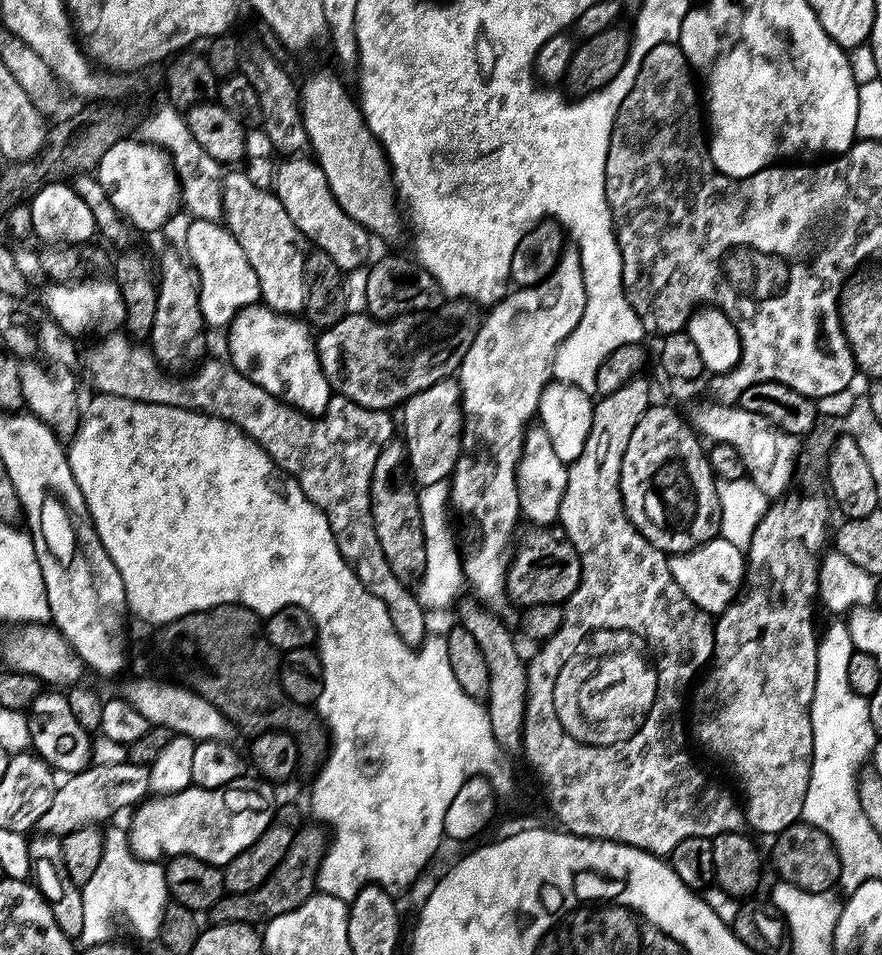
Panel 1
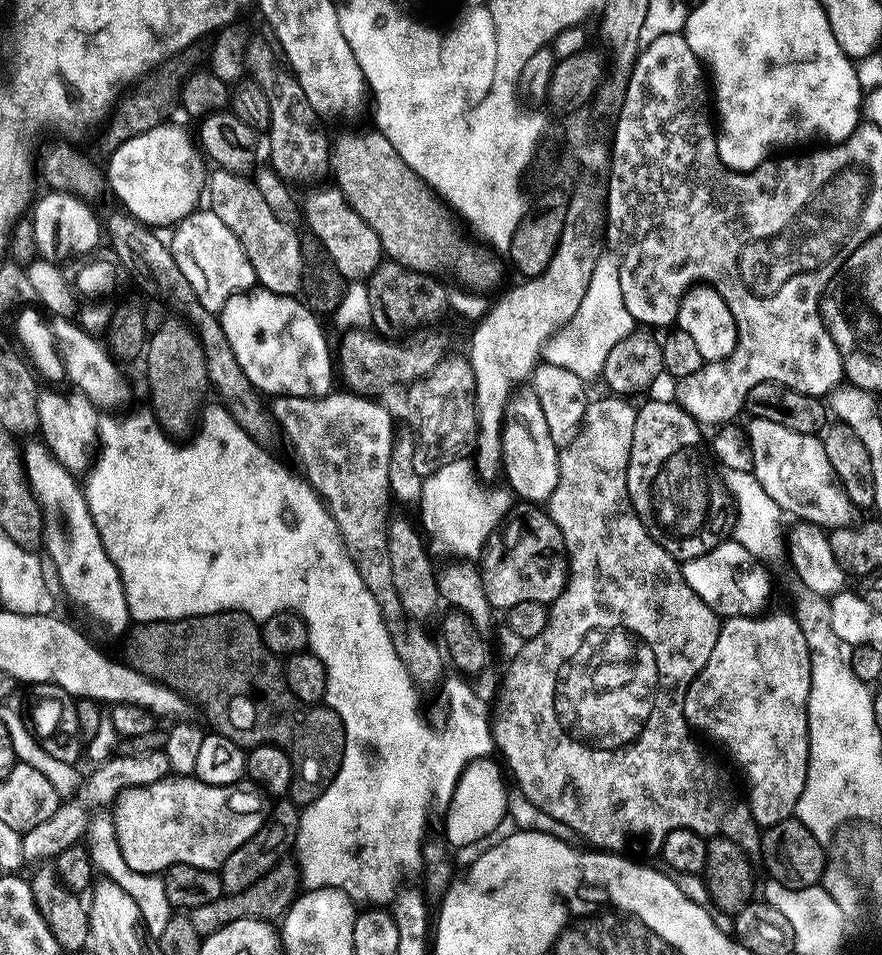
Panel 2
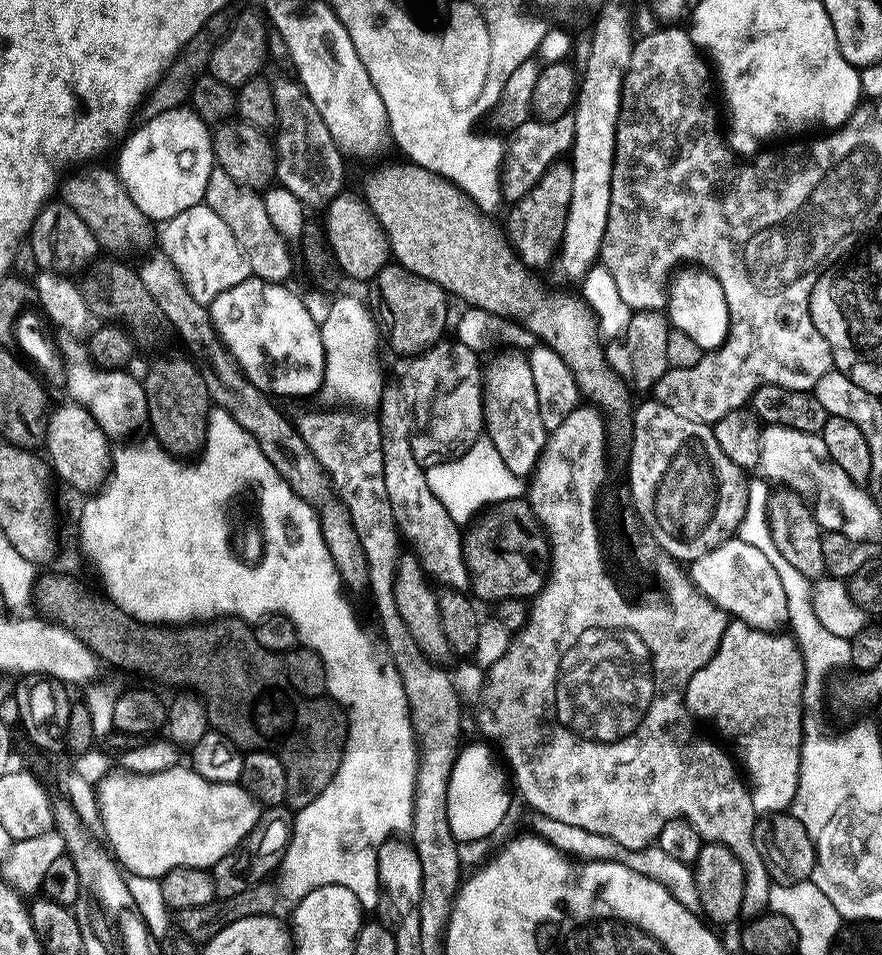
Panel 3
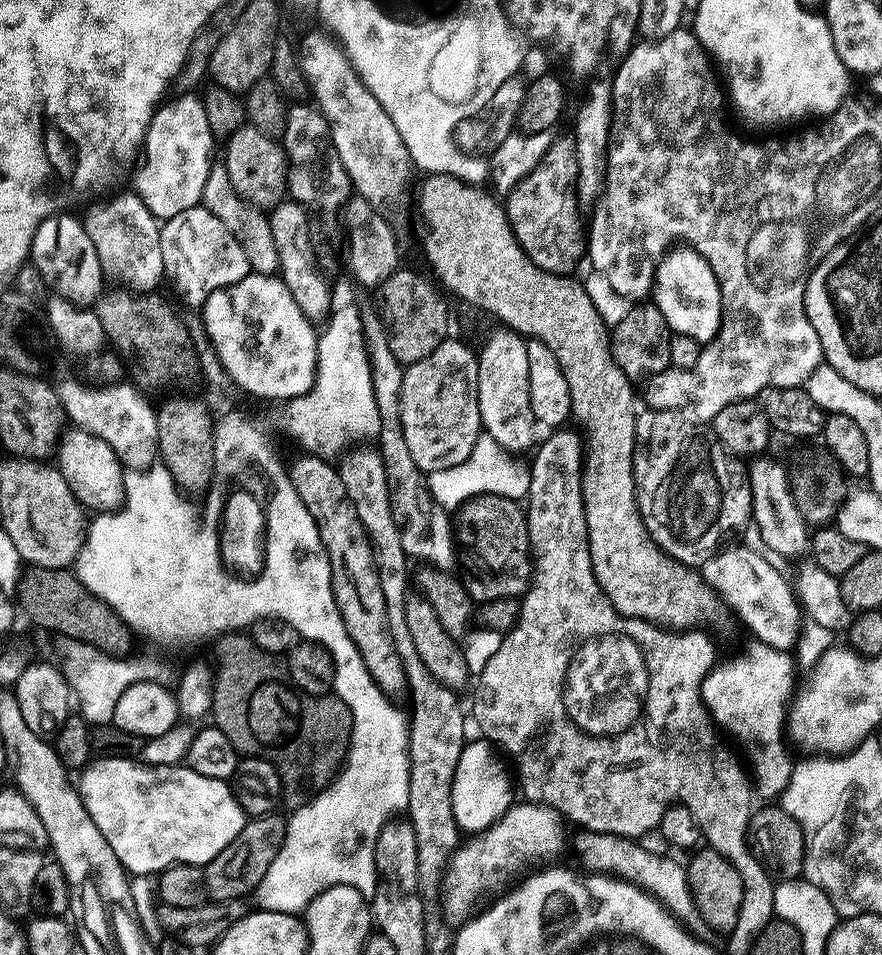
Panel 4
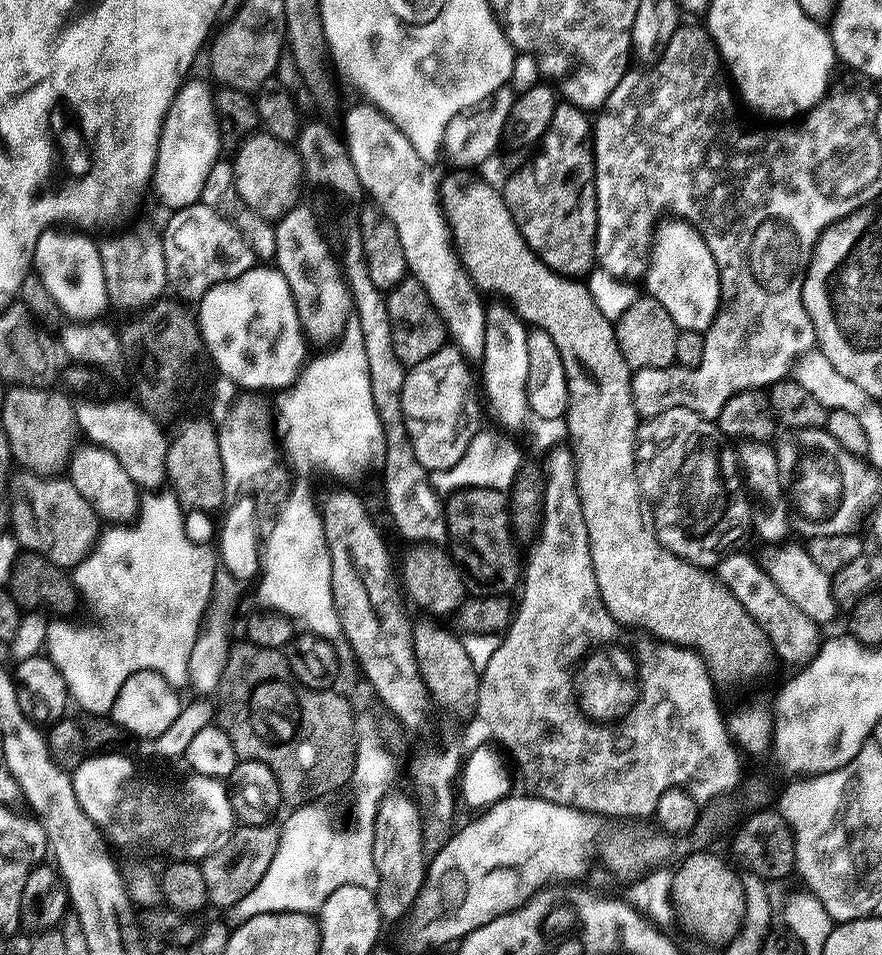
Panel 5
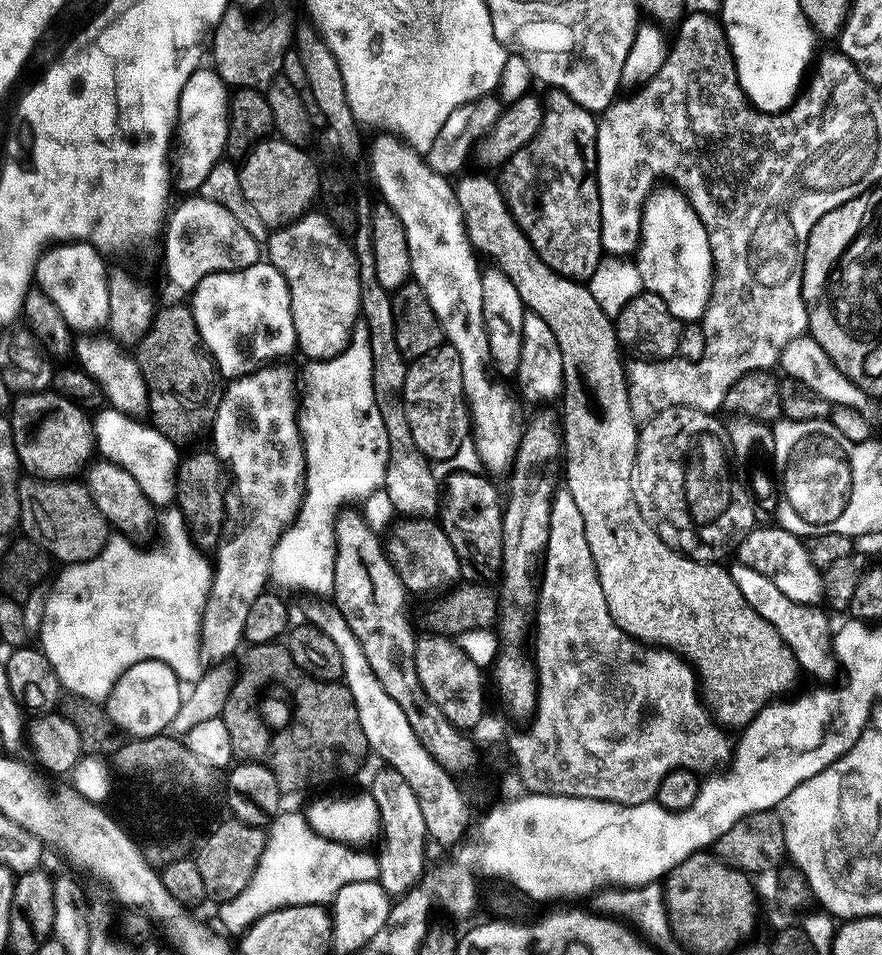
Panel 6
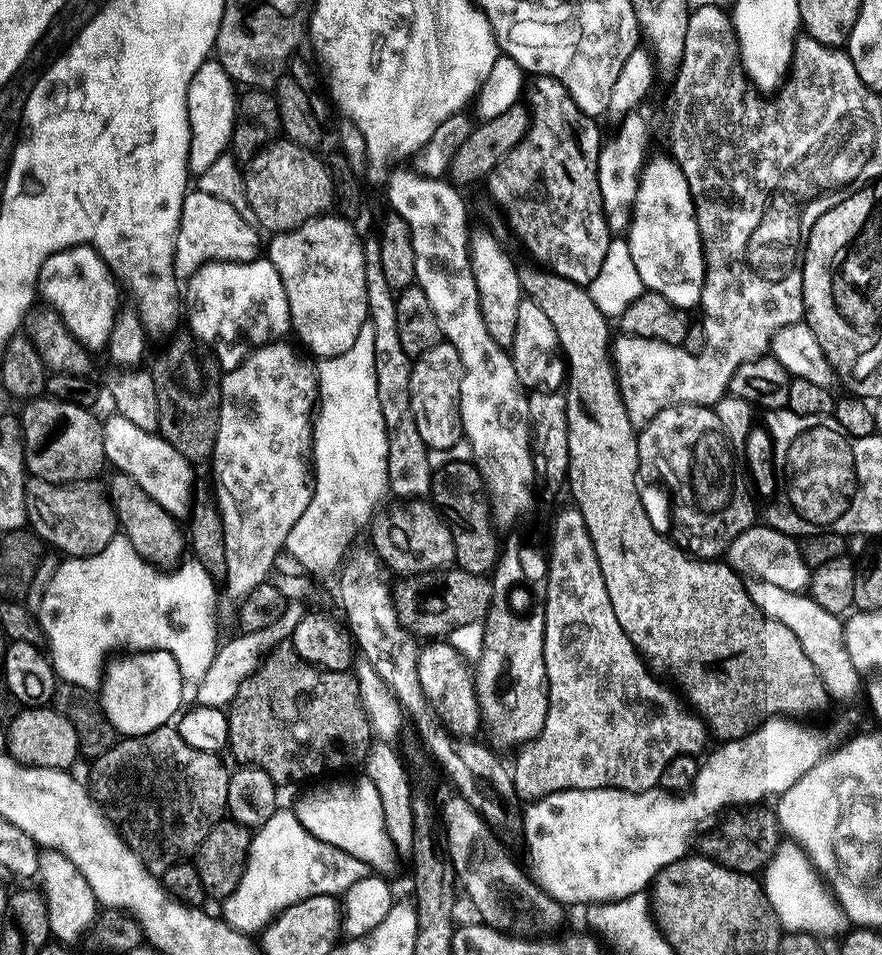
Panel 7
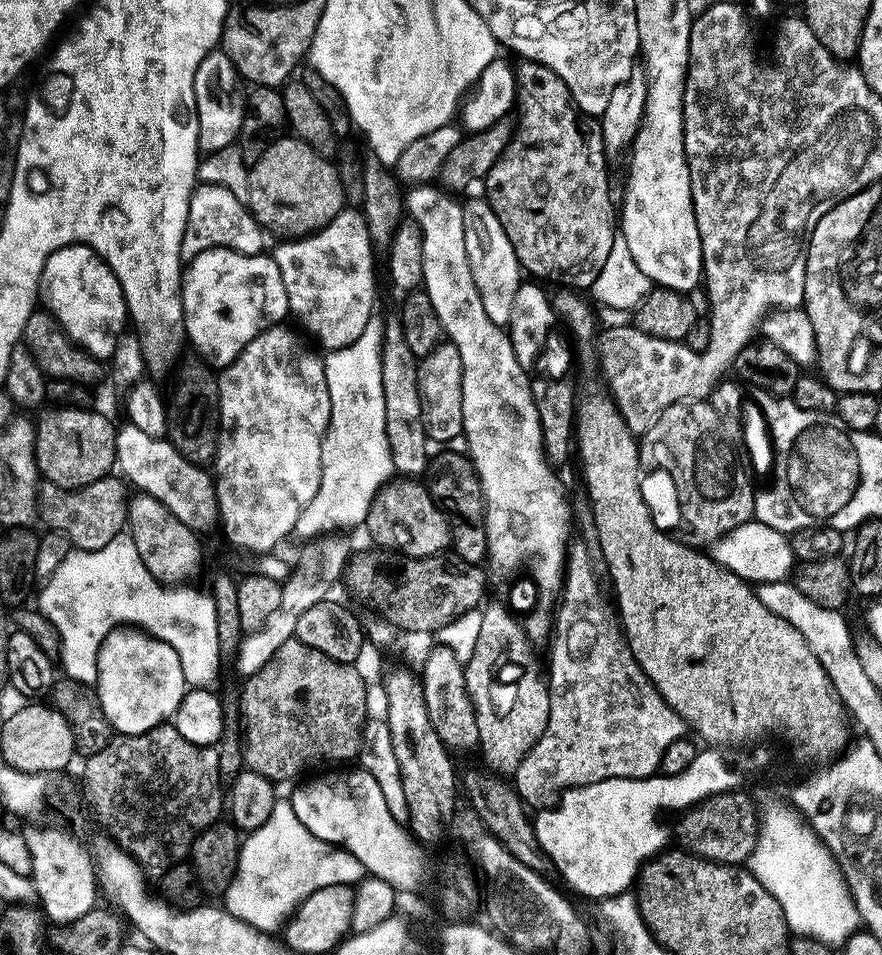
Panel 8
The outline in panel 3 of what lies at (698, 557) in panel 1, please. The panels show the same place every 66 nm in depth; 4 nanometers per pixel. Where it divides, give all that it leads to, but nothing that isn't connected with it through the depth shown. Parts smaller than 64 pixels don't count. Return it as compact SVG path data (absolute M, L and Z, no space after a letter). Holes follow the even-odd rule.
M731 538L690 564L690 577L696 591L714 607L727 612L751 628L777 629L788 619L786 594L774 566L755 546L739 538Z

